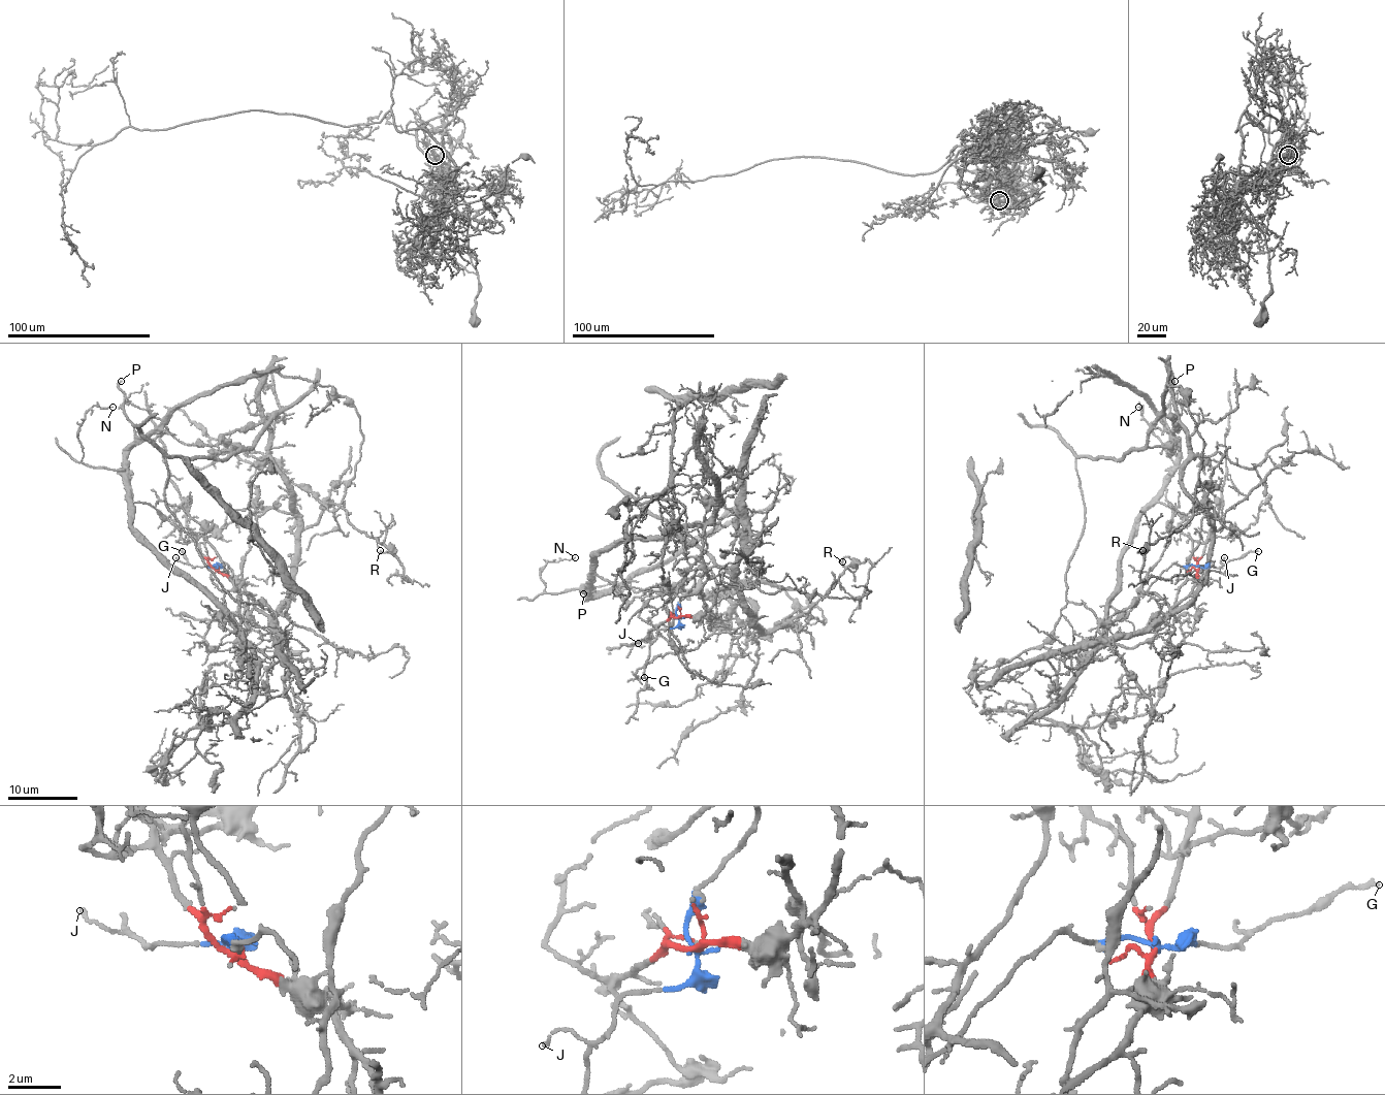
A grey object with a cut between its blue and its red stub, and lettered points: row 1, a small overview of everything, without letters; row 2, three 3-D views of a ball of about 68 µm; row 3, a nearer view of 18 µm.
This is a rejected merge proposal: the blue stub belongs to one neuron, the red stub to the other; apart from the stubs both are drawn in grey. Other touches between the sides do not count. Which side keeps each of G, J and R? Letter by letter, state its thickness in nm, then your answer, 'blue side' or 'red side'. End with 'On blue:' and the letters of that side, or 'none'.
G: calibre 180 nm; blue side
J: calibre 130 nm; blue side
R: calibre 130 nm; red side
On blue: G, J

